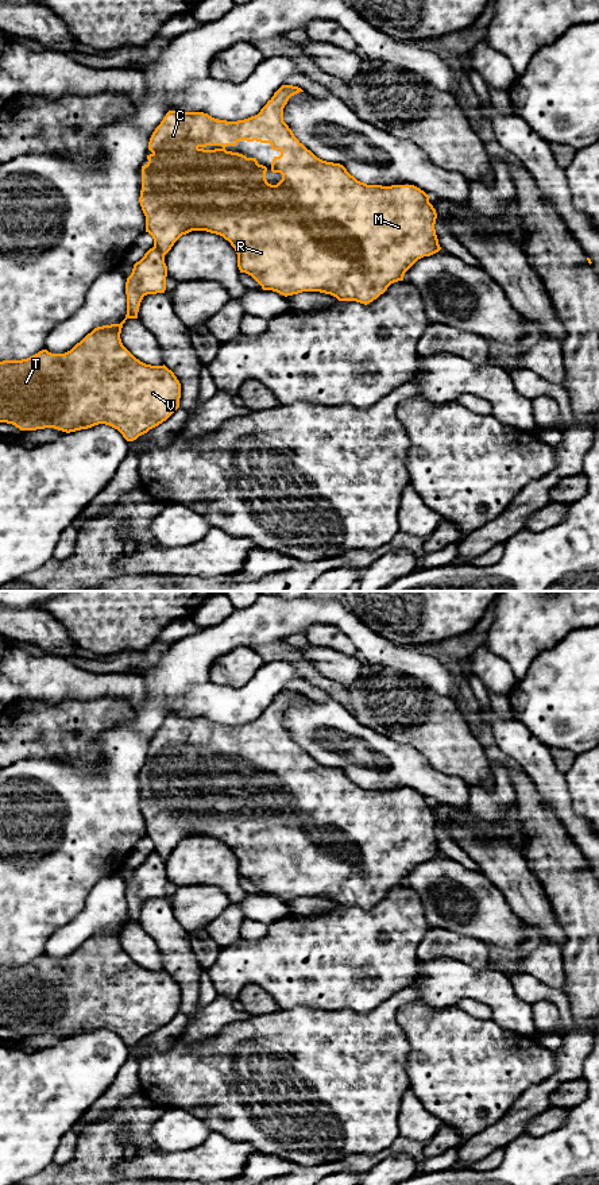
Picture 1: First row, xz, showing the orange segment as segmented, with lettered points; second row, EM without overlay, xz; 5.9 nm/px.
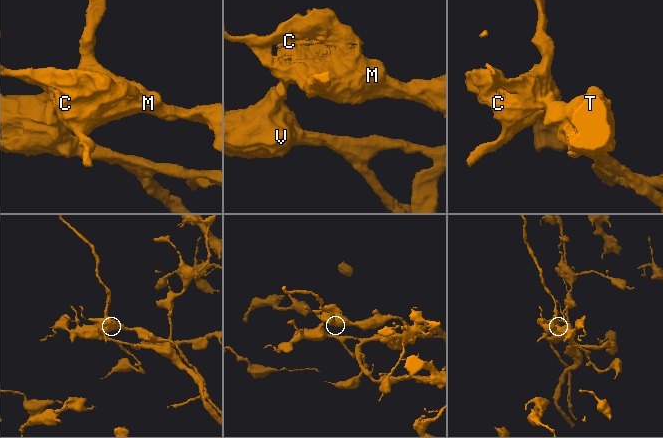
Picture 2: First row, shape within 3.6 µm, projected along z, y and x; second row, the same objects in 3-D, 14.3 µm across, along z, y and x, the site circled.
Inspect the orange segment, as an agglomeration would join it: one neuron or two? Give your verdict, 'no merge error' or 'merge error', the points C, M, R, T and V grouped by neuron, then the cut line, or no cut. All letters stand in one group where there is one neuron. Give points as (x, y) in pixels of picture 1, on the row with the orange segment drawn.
merge error; groups C M R / T V; cut xz (154, 246), (163, 255)

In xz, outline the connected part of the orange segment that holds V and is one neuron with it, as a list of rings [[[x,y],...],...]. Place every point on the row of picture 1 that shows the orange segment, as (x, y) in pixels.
[[[152,247],[134,265],[132,273],[127,278],[127,314],[120,324],[94,328],[65,354],[51,354],[47,350],[42,350],[27,359],[0,362],[0,422],[12,424],[20,431],[54,428],[66,433],[105,424],[117,429],[127,441],[134,441],[166,421],[179,408],[179,381],[165,364],[151,366],[136,359],[123,346],[120,339],[125,320],[138,319],[143,297],[165,293],[166,277],[167,266],[165,263],[165,255]]]

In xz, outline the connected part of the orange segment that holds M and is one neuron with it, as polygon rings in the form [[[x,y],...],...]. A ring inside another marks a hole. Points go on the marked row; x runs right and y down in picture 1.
[[[282,85],[258,115],[237,121],[219,120],[204,112],[169,111],[150,138],[148,150],[151,154],[147,155],[148,162],[142,166],[142,190],[139,202],[146,216],[146,232],[152,236],[154,247],[162,255],[166,255],[182,235],[192,231],[206,231],[216,233],[228,240],[235,248],[240,273],[251,275],[263,290],[273,290],[285,297],[302,292],[320,292],[331,294],[339,301],[356,301],[367,305],[383,294],[391,283],[403,281],[405,273],[418,259],[430,256],[441,250],[434,229],[437,213],[433,205],[429,202],[429,196],[414,185],[367,185],[351,175],[343,165],[322,161],[308,150],[283,121],[285,105],[291,96],[300,92],[304,90],[298,86]],[[240,140],[270,143],[273,150],[281,151],[281,155],[274,157],[271,163],[271,171],[282,174],[282,180],[277,185],[267,182],[267,167],[259,165],[256,158],[247,158],[243,154],[225,150],[227,146],[236,146]]]

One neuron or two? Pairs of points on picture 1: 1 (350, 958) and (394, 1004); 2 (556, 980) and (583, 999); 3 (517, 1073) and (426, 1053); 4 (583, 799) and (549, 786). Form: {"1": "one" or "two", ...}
{"1": "two", "2": "two", "3": "one", "4": "two"}

